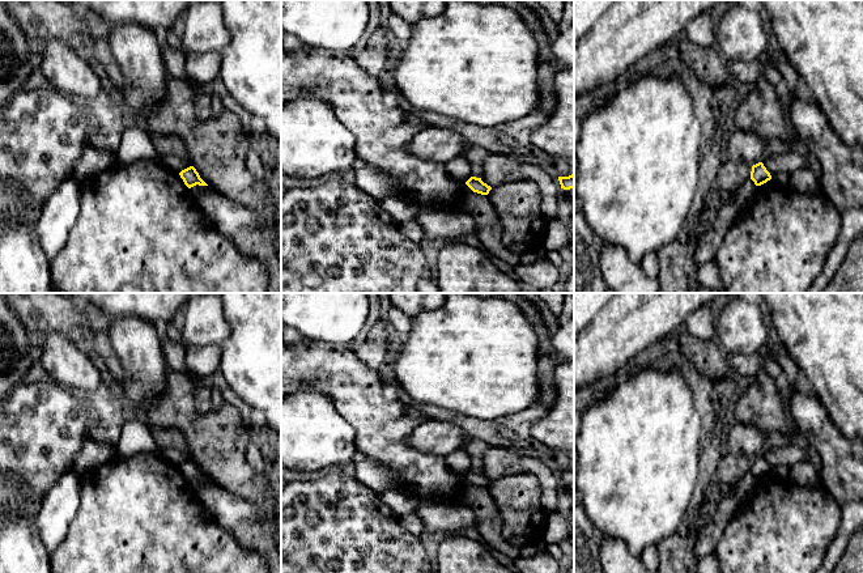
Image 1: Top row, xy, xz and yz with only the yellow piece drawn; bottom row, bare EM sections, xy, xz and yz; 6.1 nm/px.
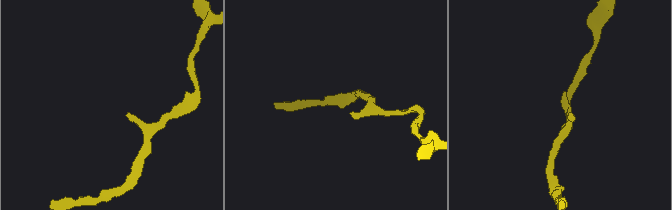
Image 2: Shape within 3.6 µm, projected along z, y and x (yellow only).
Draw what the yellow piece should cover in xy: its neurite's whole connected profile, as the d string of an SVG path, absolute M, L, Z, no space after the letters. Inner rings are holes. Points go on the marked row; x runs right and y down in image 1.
M190 166L179 173L180 178L183 179L184 184L191 188L196 184L199 186L208 186L199 175L194 166Z

